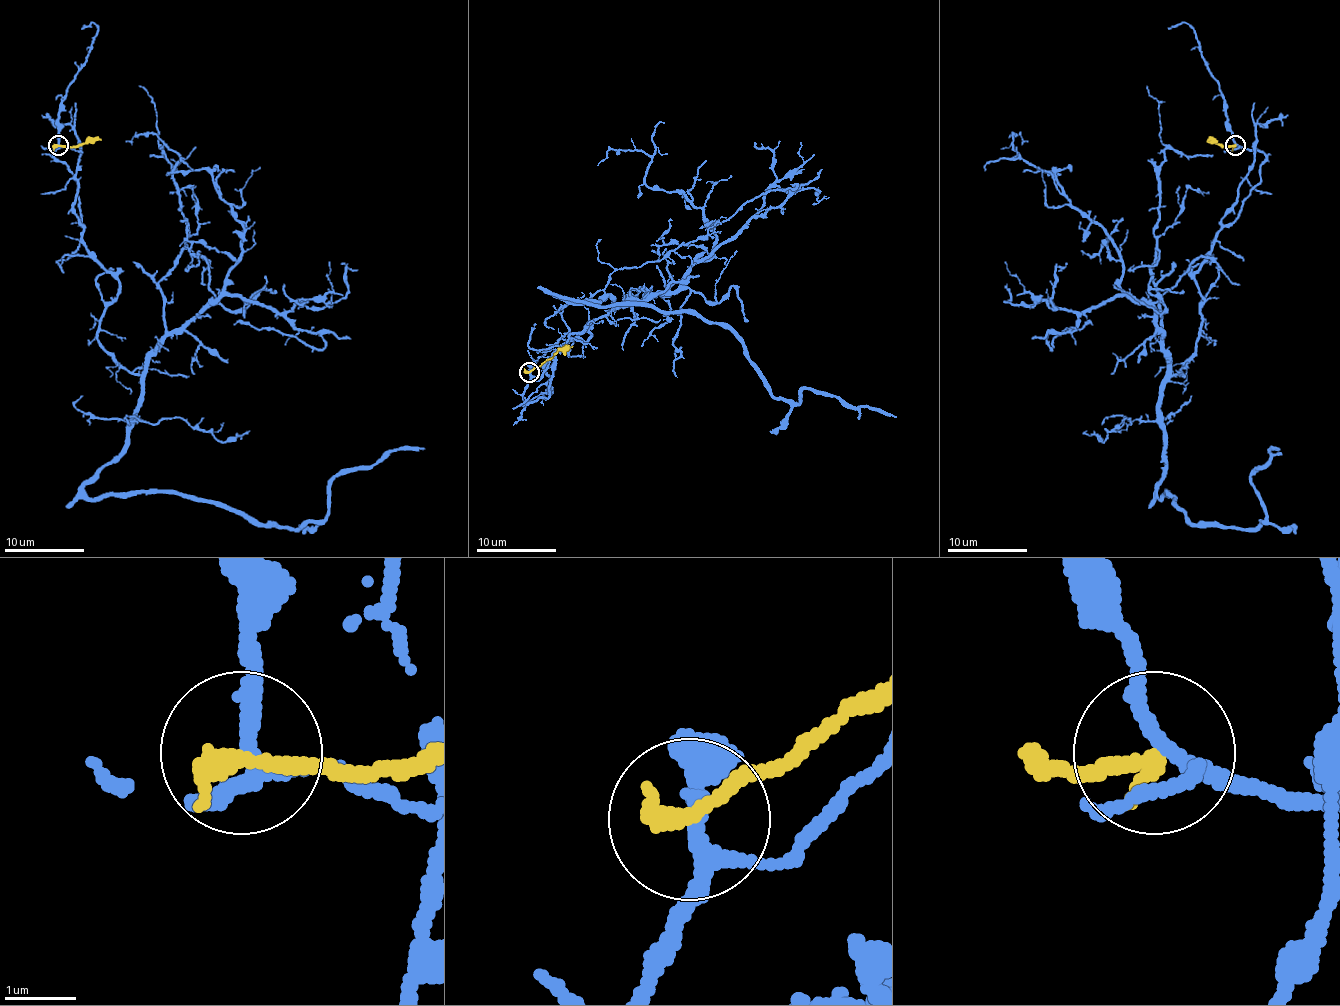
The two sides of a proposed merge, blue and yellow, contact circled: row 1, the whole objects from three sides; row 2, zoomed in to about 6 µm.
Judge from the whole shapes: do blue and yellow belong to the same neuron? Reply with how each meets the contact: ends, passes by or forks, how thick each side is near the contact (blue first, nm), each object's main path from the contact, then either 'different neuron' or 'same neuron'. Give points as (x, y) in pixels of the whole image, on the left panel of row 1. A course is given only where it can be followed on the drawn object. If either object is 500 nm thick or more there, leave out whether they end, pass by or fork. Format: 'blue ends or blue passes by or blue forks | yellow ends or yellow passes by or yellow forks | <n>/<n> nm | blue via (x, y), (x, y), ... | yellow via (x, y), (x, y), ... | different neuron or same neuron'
blue forks | yellow ends | 190/320 nm | blue via (57, 144), (117, 278), (97, 340), (141, 384), (87, 496), (297, 528), (337, 476), (425, 448) | yellow via (57, 144), (81, 146), (89, 140), (101, 138) | different neuron

